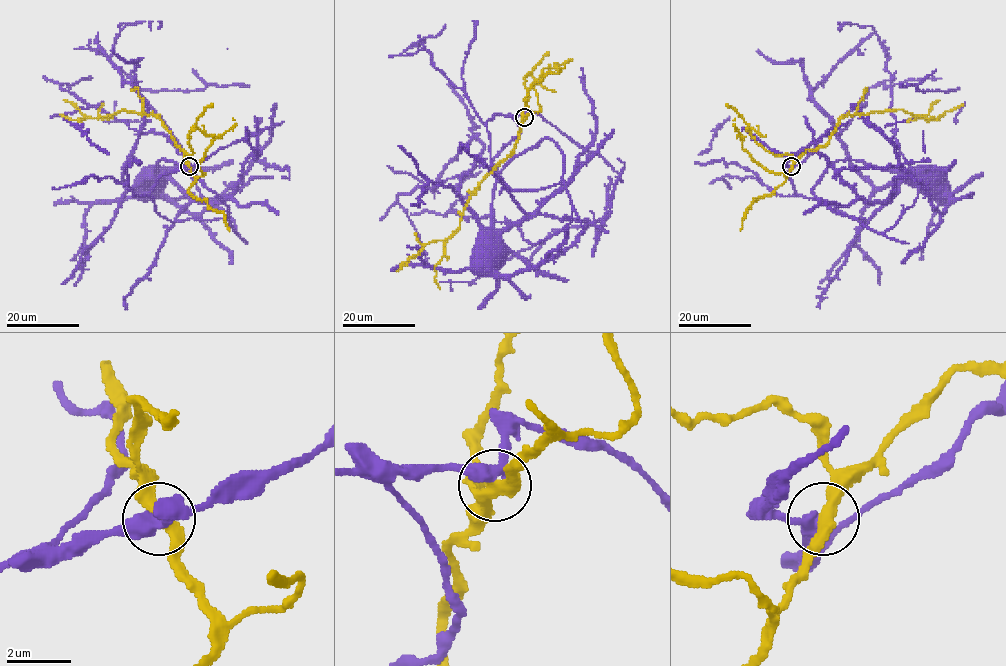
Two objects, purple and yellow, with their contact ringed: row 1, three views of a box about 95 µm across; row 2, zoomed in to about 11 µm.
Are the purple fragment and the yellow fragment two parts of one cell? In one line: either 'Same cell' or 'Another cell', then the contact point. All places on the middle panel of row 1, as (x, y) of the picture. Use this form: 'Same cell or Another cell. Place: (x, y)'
Another cell. Place: (524, 117)

